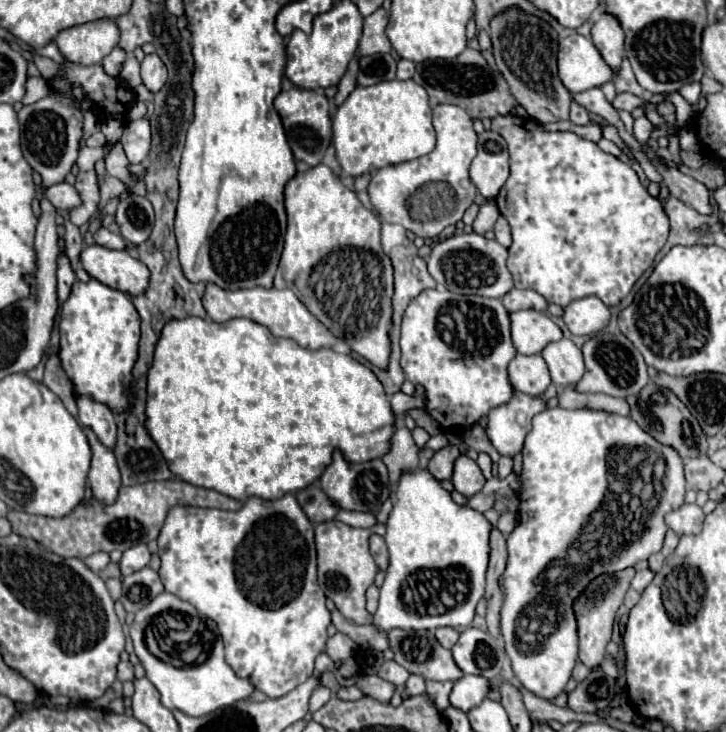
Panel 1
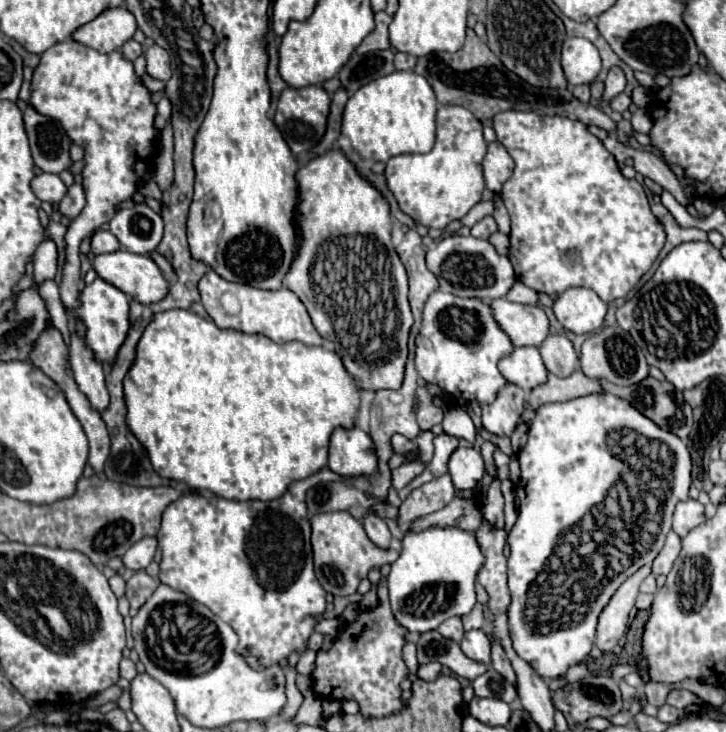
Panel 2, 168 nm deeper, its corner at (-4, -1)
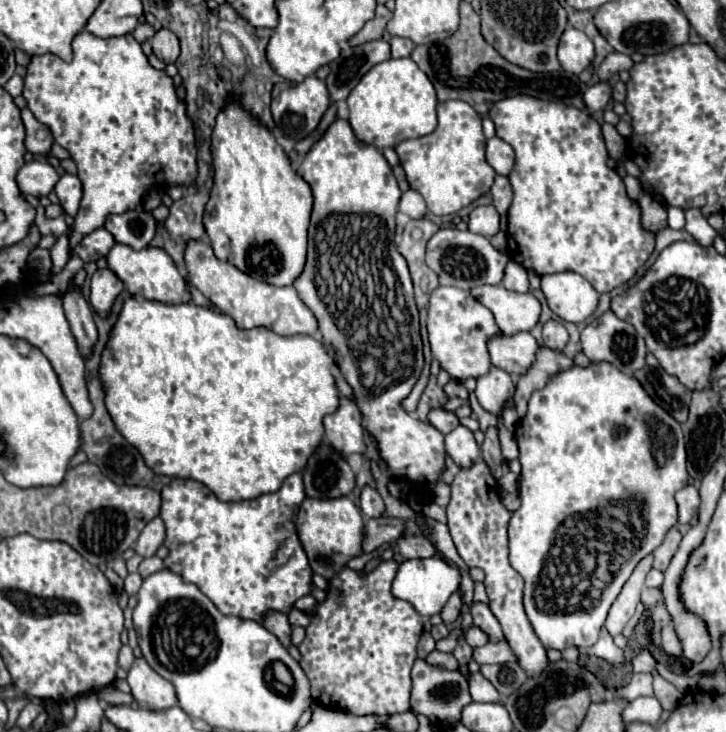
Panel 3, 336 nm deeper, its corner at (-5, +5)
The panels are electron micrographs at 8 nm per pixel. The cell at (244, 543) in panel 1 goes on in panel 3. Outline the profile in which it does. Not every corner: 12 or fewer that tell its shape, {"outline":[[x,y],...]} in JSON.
{"outline":[[300,474],[220,502],[162,488],[166,568],[262,622],[310,594]]}

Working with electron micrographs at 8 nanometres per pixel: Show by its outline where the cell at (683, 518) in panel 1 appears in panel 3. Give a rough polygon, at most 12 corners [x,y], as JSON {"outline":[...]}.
{"outline":[[692,484],[676,494],[680,522],[698,514],[698,490]]}

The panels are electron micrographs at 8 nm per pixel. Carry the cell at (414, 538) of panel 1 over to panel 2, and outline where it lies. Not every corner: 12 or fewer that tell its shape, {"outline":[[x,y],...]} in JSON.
{"outline":[[407,530],[387,576],[395,620],[429,632],[469,614],[475,532]]}

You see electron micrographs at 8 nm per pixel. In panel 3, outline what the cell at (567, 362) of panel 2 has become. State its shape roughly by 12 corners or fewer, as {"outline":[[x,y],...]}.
{"outline":[[548,320],[542,330],[544,346],[560,350],[568,330],[558,320]]}

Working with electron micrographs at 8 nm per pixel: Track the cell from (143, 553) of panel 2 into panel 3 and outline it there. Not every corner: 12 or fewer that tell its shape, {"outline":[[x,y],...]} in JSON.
{"outline":[[160,516],[142,530],[134,550],[142,558],[162,546],[164,522]]}

